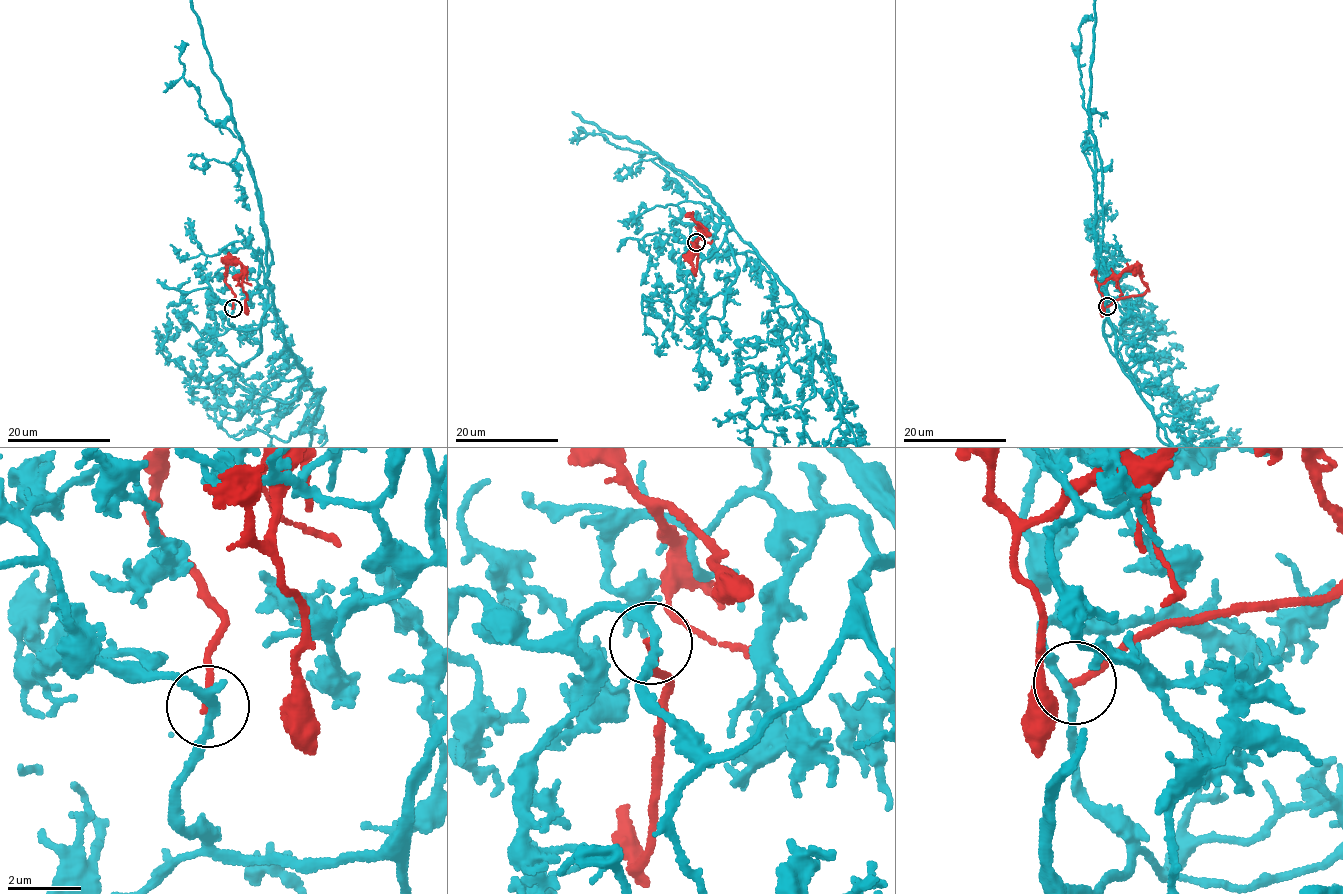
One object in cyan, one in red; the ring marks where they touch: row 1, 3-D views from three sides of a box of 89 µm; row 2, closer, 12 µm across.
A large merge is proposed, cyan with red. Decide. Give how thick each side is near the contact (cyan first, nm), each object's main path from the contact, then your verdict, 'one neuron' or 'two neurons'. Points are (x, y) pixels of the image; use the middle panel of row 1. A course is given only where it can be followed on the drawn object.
200/220 nm | red via (696, 242), (694, 273), (690, 261), (701, 227), (697, 224), (711, 234) | two neurons

